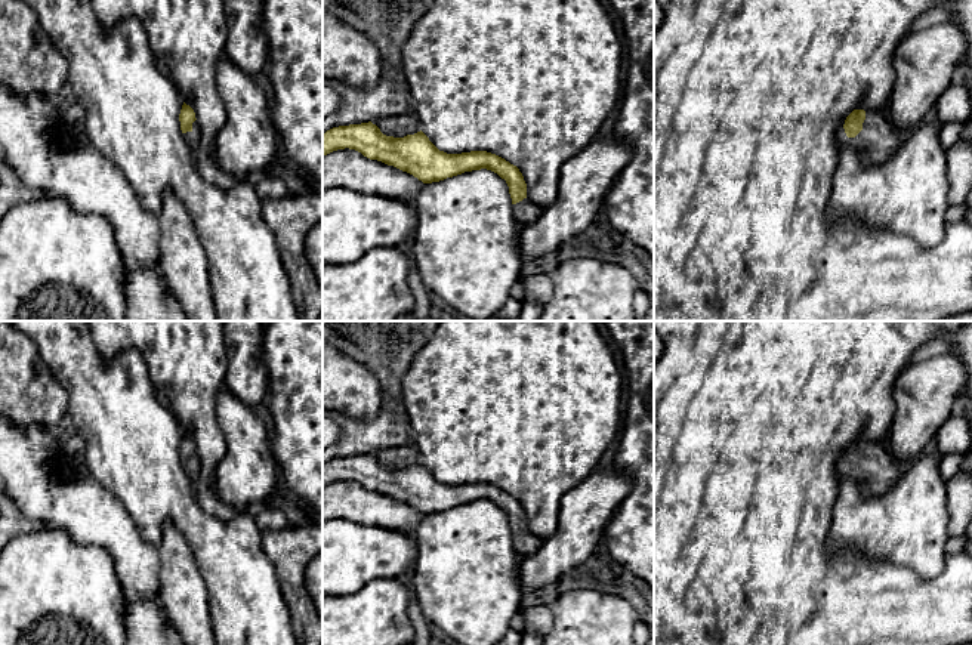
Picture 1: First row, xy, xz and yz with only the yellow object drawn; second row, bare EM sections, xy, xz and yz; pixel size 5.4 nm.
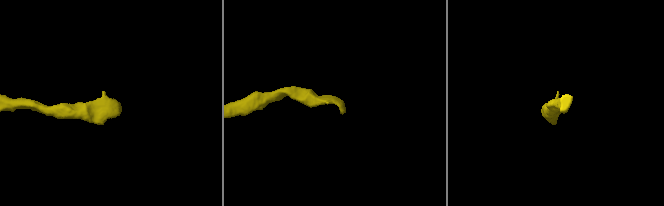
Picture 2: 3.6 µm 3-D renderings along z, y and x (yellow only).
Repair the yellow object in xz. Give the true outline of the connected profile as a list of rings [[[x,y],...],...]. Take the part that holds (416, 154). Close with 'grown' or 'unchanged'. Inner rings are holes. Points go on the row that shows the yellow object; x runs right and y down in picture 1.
[[[371,121],[339,126],[323,133],[323,157],[345,148],[407,172],[423,183],[472,170],[491,170],[506,180],[512,204],[516,206],[513,216],[521,226],[533,223],[541,215],[541,209],[527,197],[527,183],[519,169],[496,154],[487,151],[447,154],[439,151],[422,130],[394,138],[383,135]]]; grown

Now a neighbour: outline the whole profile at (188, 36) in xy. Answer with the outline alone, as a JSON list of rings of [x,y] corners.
[[[90,0],[99,22],[111,28],[126,18],[136,18],[148,37],[152,53],[176,86],[182,101],[195,112],[201,141],[197,145],[200,176],[222,189],[240,179],[223,172],[213,154],[217,132],[226,121],[226,109],[216,84],[216,64],[223,56],[228,36],[223,0]]]

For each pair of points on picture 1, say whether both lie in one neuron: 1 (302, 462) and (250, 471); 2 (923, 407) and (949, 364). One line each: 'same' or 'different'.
1: different
2: same

